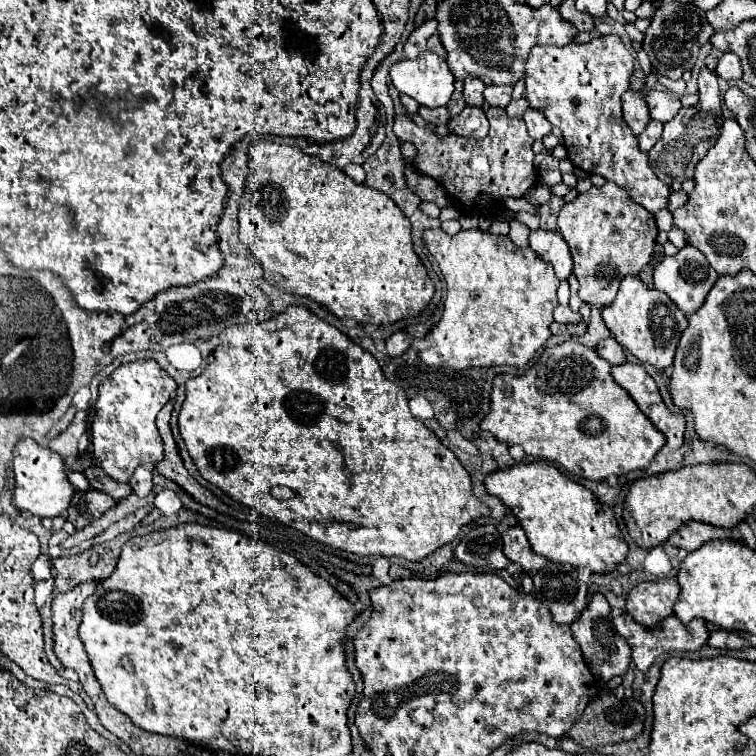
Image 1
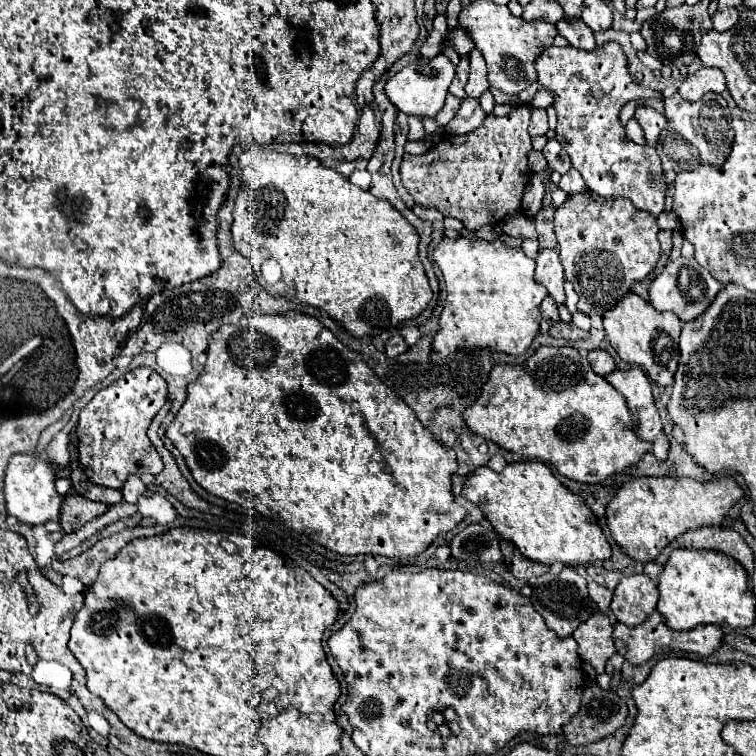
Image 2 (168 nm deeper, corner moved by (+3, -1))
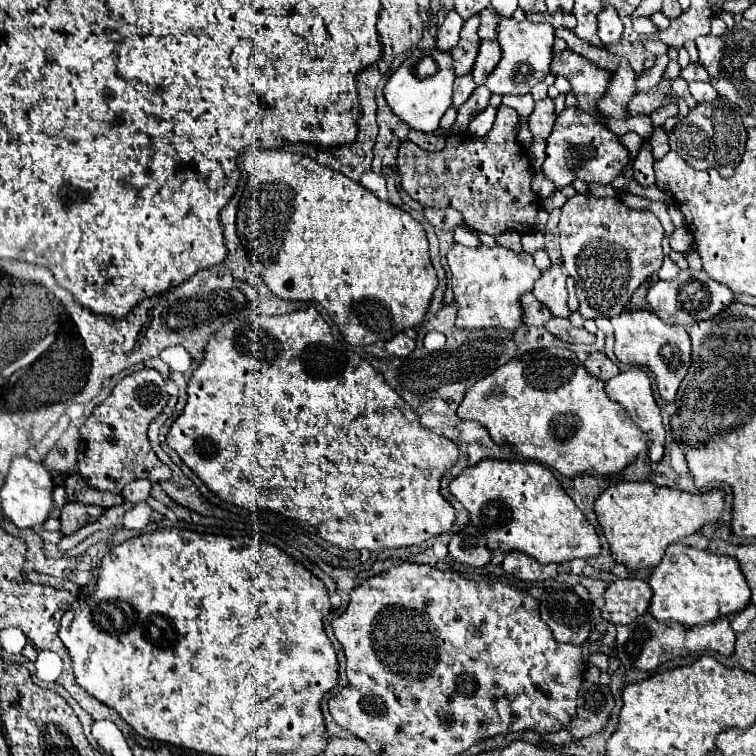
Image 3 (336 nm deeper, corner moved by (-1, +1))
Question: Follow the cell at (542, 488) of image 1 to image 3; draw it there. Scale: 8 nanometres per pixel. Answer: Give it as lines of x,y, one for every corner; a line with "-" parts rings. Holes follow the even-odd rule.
485,458
479,464
461,472
451,484
449,492
469,510
473,526
487,536
487,548
491,552
511,552
519,550
535,558
539,564
549,562
569,562
573,558
593,558
601,554
601,542
595,528
589,524
585,514
575,506
575,502
561,488
553,472
539,462
505,462

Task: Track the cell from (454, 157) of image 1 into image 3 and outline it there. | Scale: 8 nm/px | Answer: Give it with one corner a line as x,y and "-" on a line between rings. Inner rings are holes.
499,106
491,132
479,140
465,138
461,134
451,134
447,136
445,148
439,152
427,152
417,144
413,144
411,140
403,140
397,156
403,190
421,206
435,206
435,208
451,206
459,210
463,220
477,232
485,232
491,236
497,236
505,230
517,230
521,234
529,232
535,224
535,216
539,210
539,196
531,190
533,170
531,170
529,156
517,142
517,122
519,116
517,112
513,112
513,108

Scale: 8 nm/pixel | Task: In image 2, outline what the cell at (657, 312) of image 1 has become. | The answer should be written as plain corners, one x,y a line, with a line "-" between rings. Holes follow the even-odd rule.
629,292
619,306
609,310
603,318
605,332
609,336
611,346
621,356
623,362
637,364
647,372
647,376
657,386
671,386
673,374
679,364
679,334
681,334
681,320
673,312
659,312
649,306
647,300

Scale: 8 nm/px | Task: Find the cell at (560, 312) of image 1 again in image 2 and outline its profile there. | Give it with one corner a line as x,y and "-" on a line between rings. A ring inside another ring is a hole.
547,296
539,304
539,310
541,310
541,328
539,328
539,332
543,334
543,332
547,332
549,326
553,326
559,320
559,314
557,314
557,304
553,300
549,300

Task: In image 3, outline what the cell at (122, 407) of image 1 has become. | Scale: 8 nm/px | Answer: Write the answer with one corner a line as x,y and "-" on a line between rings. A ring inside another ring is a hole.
143,368
139,372
133,372
133,374
125,376
111,390
109,398
93,408
91,416
85,420
85,424
79,430
81,432
81,448
79,448
79,458
77,458
79,460
79,474
85,478
85,482
91,488
109,490
109,492
121,492
123,490
121,494
123,494
125,500
129,500
131,504
139,504
139,502
147,500
147,496
149,496
149,490
151,490
149,482
163,482
163,480
167,480
171,476
169,466
165,466
157,458
157,454
153,452
153,448
149,444
149,438
147,438
149,424
167,406
167,400
169,400
169,394
165,390
163,376
153,368

